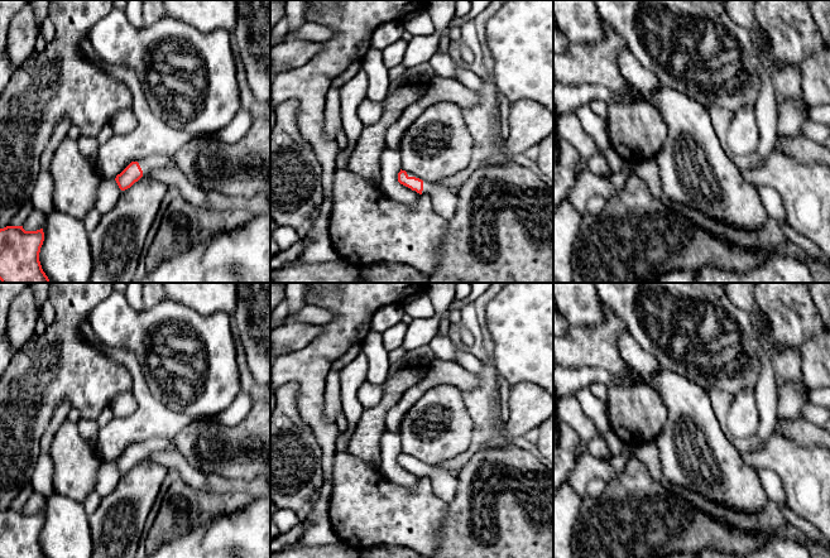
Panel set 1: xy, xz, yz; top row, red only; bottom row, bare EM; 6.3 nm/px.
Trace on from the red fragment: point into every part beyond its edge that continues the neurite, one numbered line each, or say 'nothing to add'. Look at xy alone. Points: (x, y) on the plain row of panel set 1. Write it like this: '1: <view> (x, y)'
1: xy (153, 445)

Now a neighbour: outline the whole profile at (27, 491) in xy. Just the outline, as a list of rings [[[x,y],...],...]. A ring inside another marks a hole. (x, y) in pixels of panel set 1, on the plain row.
[[[27,484],[23,486],[19,495],[13,500],[9,509],[23,509],[25,502],[29,500],[29,497],[33,495],[34,490],[32,484]]]

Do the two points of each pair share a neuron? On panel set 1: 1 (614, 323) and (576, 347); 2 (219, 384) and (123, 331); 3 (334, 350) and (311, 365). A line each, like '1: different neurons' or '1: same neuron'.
1: same neuron
2: same neuron
3: same neuron

